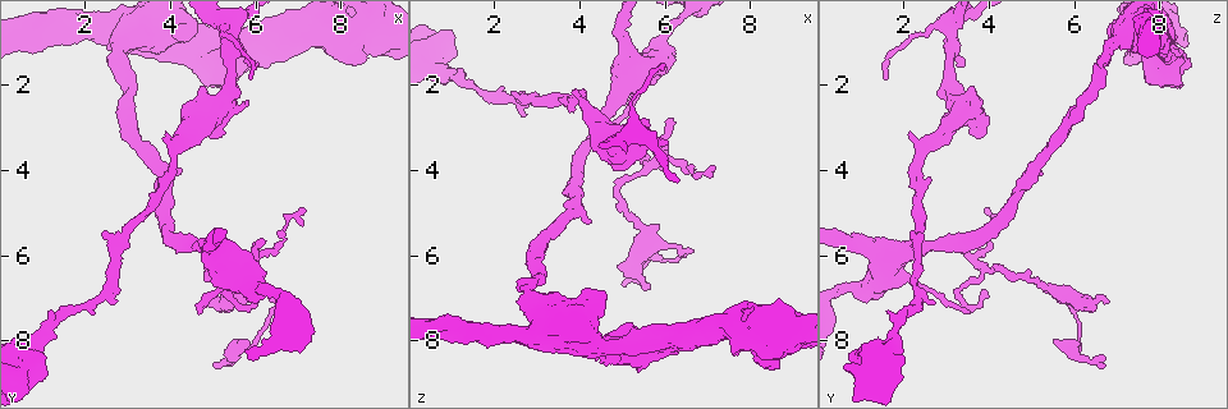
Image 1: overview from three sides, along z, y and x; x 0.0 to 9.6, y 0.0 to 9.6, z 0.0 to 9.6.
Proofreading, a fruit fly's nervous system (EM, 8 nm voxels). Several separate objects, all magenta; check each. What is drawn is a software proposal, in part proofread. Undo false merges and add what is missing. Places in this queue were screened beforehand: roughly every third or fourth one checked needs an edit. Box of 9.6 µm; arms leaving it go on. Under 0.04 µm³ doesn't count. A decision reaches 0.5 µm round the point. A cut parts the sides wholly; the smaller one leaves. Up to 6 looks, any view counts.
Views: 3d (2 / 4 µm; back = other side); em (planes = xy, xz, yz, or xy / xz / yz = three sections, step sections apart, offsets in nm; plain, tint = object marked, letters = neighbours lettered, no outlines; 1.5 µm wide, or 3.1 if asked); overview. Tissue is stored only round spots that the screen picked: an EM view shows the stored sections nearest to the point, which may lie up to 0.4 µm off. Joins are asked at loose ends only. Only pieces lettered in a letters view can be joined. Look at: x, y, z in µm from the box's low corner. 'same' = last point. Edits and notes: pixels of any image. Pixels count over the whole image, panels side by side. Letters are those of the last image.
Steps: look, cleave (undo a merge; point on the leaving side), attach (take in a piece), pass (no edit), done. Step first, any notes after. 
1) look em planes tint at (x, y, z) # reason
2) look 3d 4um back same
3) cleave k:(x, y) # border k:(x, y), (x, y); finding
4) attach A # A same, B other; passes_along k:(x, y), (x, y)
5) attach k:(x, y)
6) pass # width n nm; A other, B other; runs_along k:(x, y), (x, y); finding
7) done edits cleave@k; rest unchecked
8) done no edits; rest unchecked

look em yz step 4 tint at (5.70, 7.00, 6.80) # stops while still wide

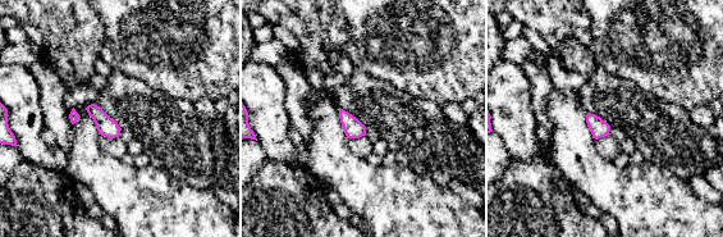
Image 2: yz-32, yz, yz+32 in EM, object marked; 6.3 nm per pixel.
look em planes letters same # another direction

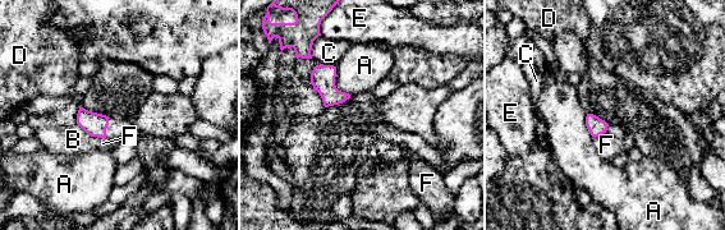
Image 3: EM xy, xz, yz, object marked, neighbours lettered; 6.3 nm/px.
pass # A other, B other, C other, D other, E other, F other; border 3:(92, 136), (105, 138); none of them fits

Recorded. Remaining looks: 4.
look 3d 2um back at (5.15, 3.10, 4.00)

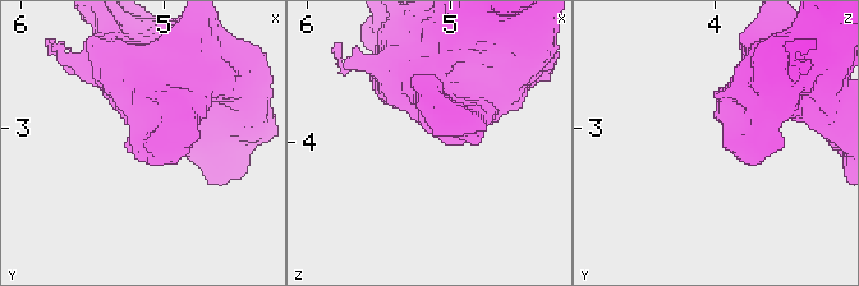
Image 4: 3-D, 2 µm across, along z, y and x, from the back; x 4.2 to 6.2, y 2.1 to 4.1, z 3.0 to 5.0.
look em planes plain at (5.10, 3.10, 3.96) # now the EM

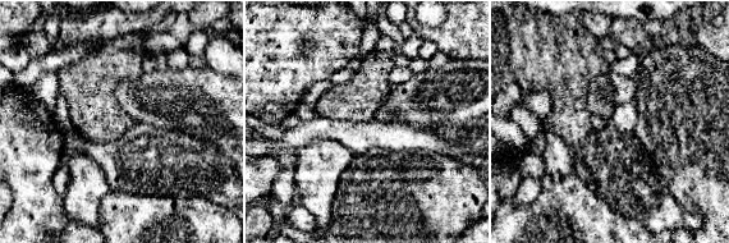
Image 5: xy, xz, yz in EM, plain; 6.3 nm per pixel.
look em planes letters same # what lies round it

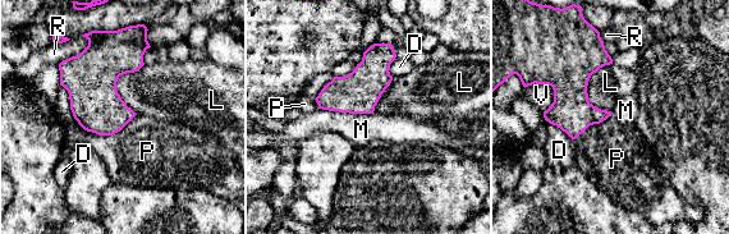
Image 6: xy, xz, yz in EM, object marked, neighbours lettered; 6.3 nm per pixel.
pass # D other, L other, M other, P other, R other, V other; border 6:(136, 114), (111, 134), (74, 119); no lettered piece goes on from it

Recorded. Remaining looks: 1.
done no edits; rest unchecked

